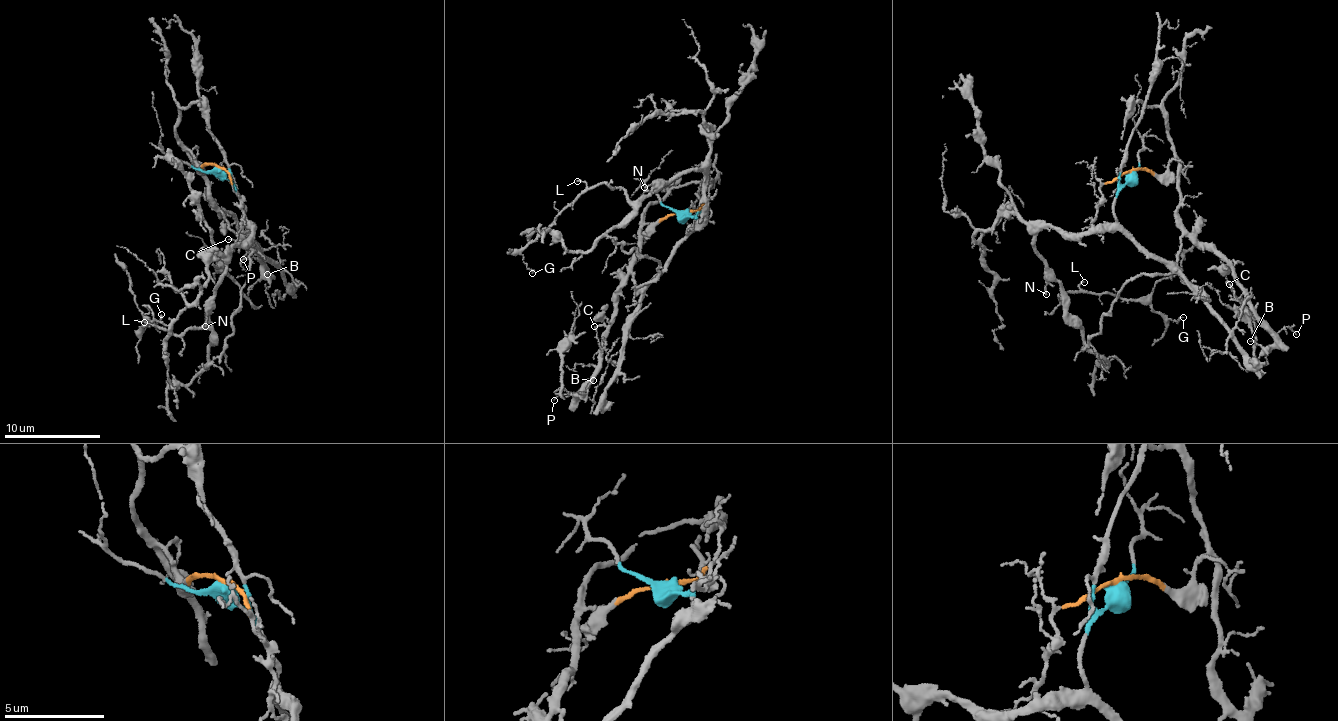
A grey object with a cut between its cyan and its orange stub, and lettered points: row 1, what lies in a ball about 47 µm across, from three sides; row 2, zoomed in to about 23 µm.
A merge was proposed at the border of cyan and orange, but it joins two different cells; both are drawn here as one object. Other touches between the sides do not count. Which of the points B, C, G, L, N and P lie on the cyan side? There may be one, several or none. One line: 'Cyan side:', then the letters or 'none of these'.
Cyan side: G, L, N

